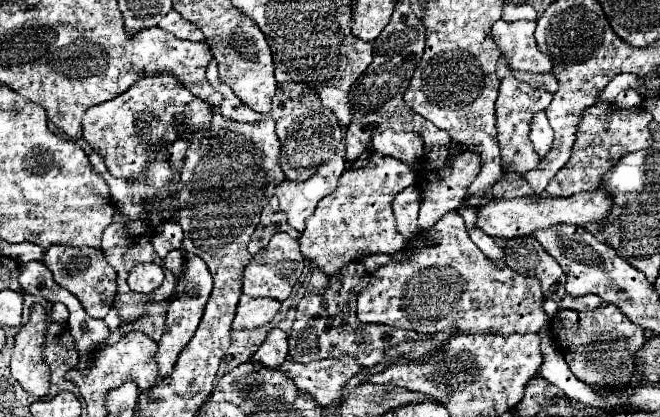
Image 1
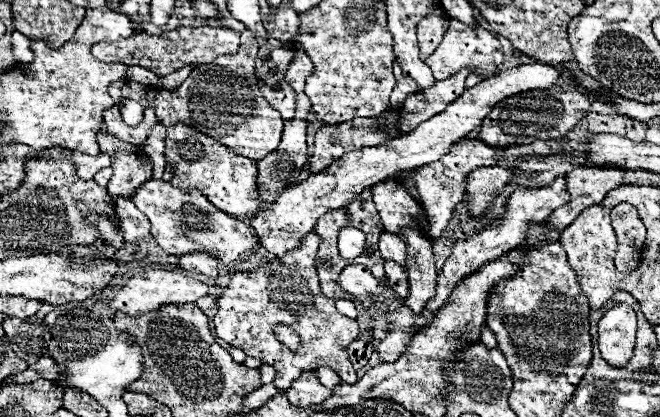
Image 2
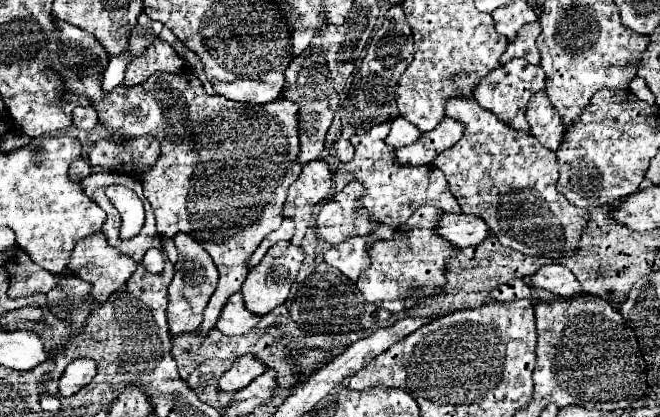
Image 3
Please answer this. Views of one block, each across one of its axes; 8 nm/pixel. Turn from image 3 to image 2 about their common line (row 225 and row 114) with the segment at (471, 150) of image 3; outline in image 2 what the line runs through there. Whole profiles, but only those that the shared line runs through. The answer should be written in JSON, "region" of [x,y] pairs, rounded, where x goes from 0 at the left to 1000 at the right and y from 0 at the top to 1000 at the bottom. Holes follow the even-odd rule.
{"region":[[[867,211],[867,221],[839,221],[839,216],[800,216],[776,235],[764,235],[755,245],[739,278],[730,288],[724,331],[748,355],[767,355],[773,345],[791,345],[800,331],[818,331],[818,336],[839,336],[855,331],[879,288],[888,278],[894,259],[894,240],[882,211]]]}

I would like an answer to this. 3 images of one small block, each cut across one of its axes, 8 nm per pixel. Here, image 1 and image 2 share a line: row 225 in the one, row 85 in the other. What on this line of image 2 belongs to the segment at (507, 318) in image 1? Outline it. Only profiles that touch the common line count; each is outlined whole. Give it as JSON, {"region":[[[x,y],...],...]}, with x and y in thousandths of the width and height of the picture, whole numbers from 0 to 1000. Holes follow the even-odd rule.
{"region":[[[712,168],[691,173],[688,182],[658,201],[658,211],[648,211],[645,221],[636,216],[618,230],[609,254],[615,264],[615,273],[609,273],[609,297],[606,297],[609,321],[624,317],[636,293],[652,288],[652,278],[661,278],[679,249],[685,249],[703,221],[703,192],[709,177]]]}

